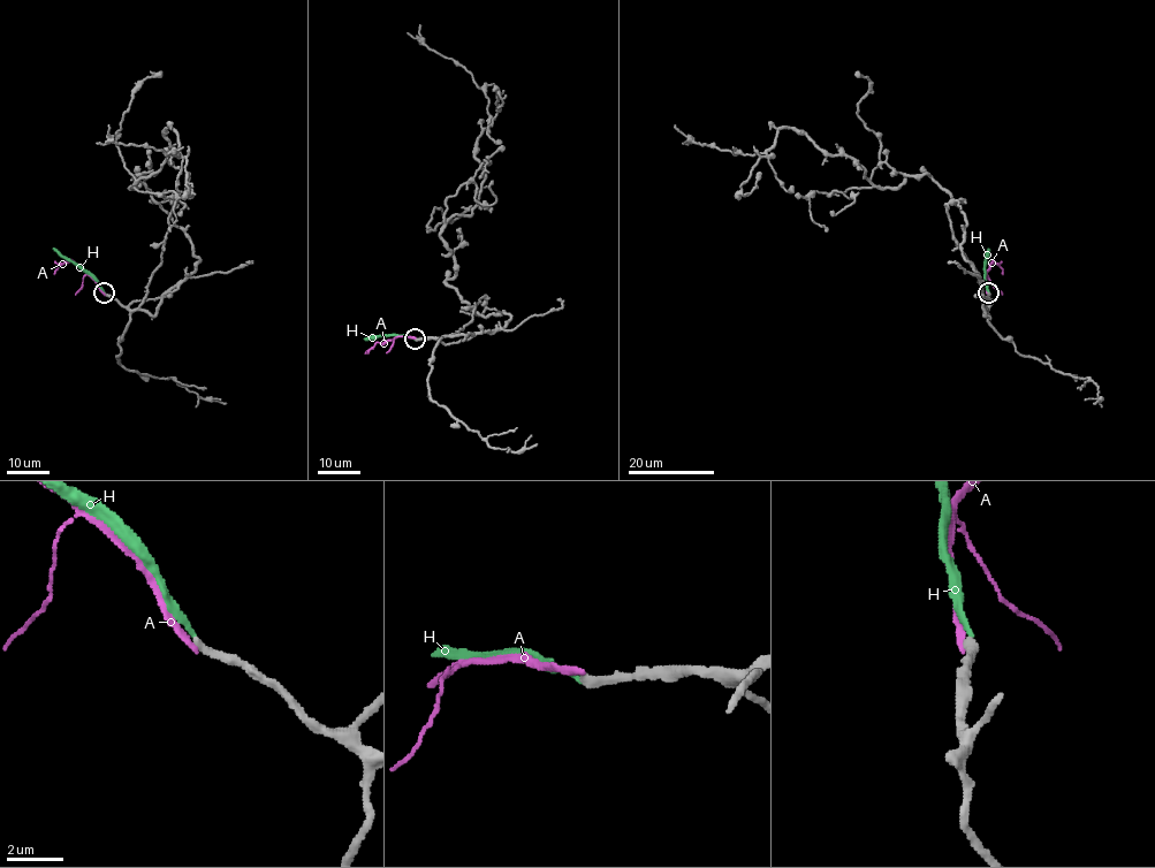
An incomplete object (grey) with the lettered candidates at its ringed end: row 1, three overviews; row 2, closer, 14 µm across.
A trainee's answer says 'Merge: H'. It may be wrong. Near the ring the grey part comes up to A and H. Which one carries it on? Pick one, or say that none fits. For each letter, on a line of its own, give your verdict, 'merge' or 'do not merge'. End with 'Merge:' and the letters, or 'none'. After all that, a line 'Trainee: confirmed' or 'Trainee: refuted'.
A: do not merge
H: merge
Merge: H
Trainee: confirmed

